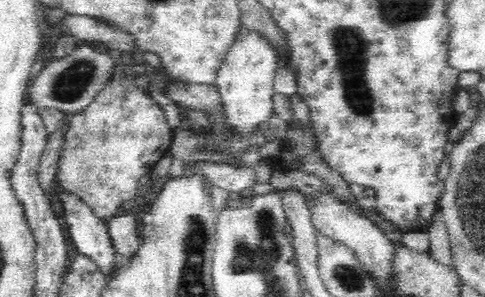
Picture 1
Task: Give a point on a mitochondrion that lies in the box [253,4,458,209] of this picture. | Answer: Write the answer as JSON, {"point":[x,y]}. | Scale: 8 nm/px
{"point":[353,50]}

